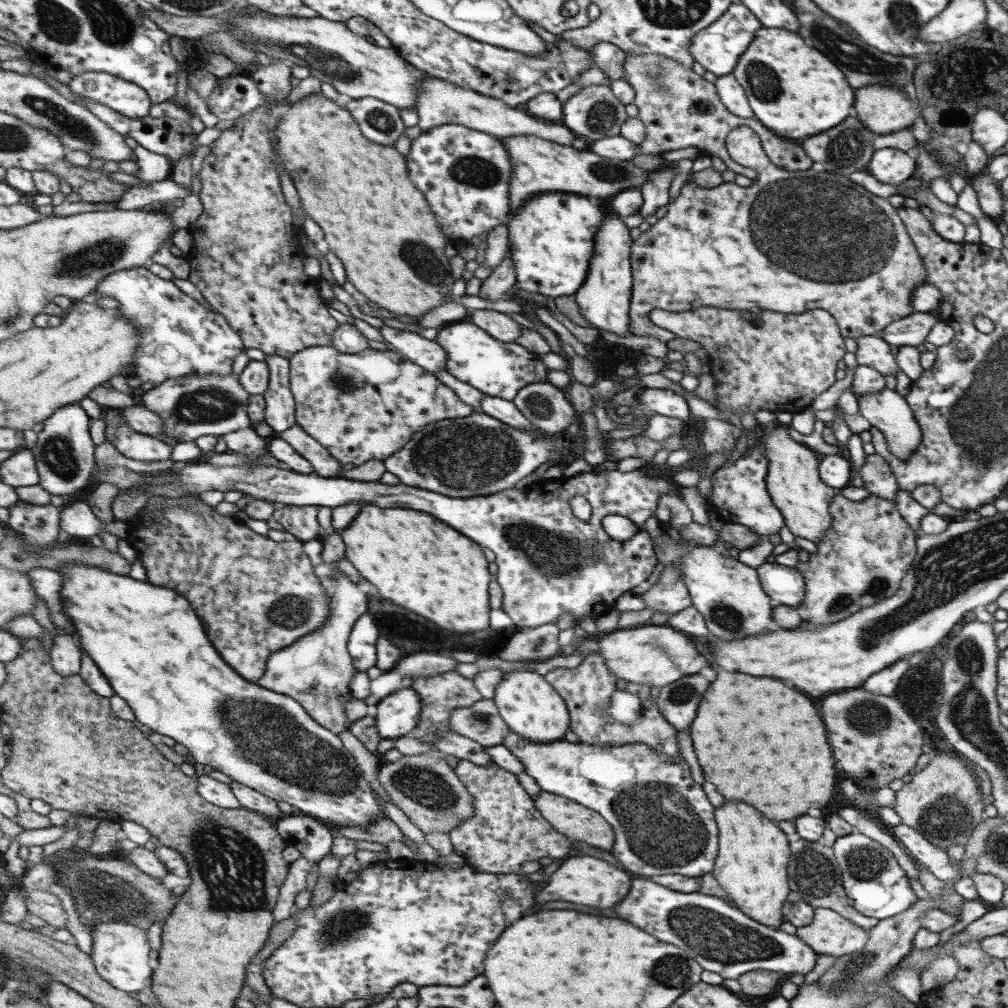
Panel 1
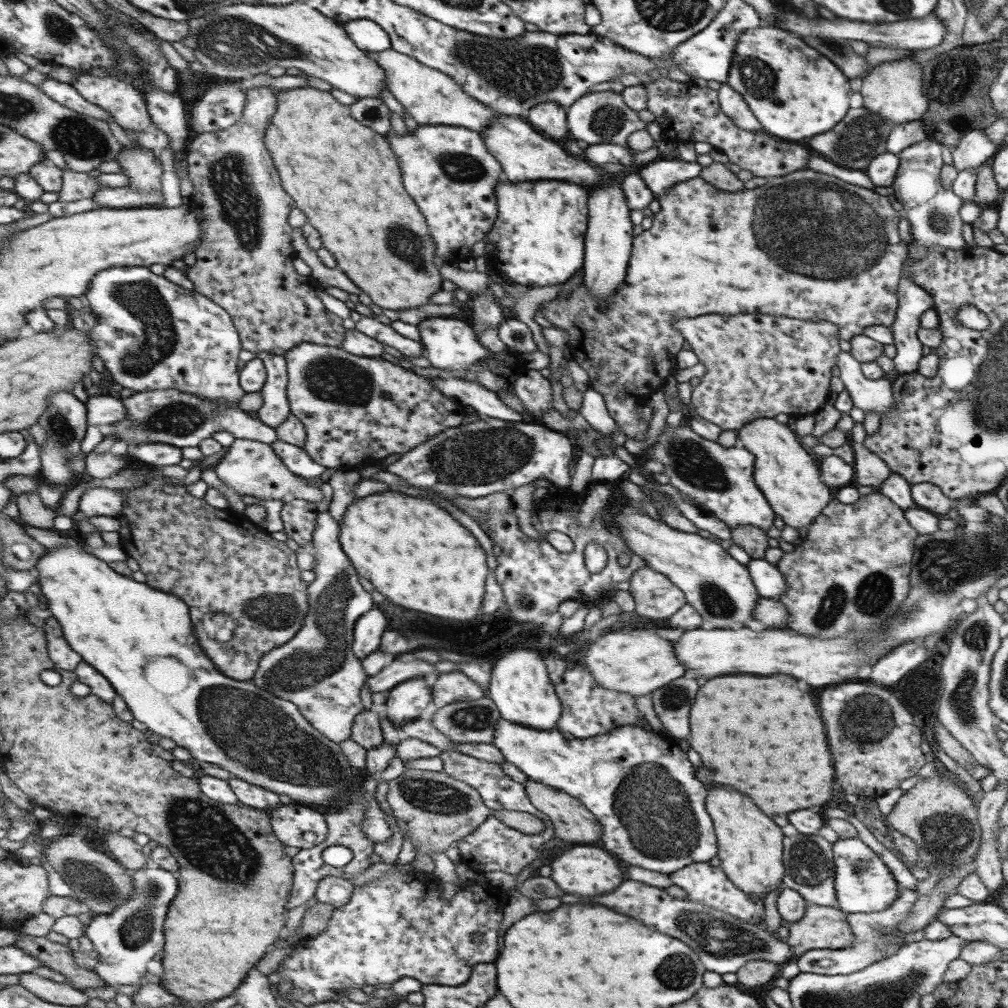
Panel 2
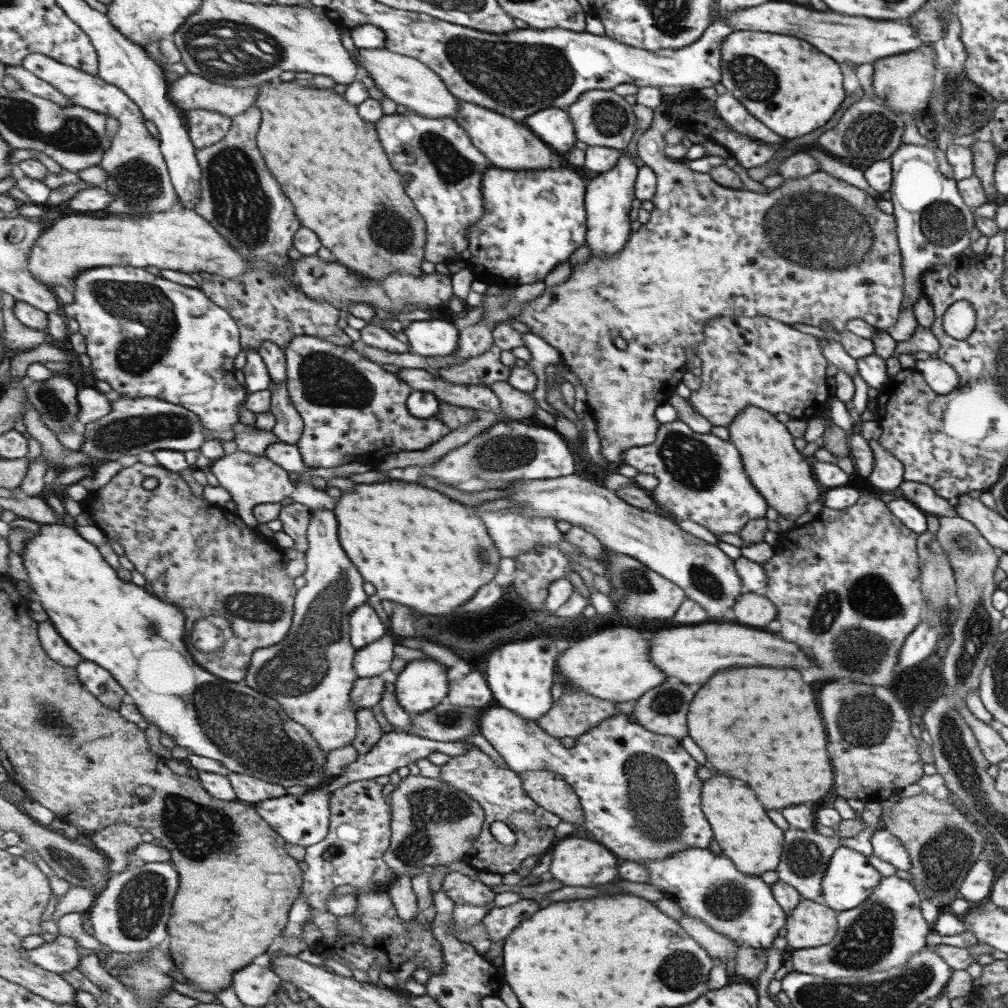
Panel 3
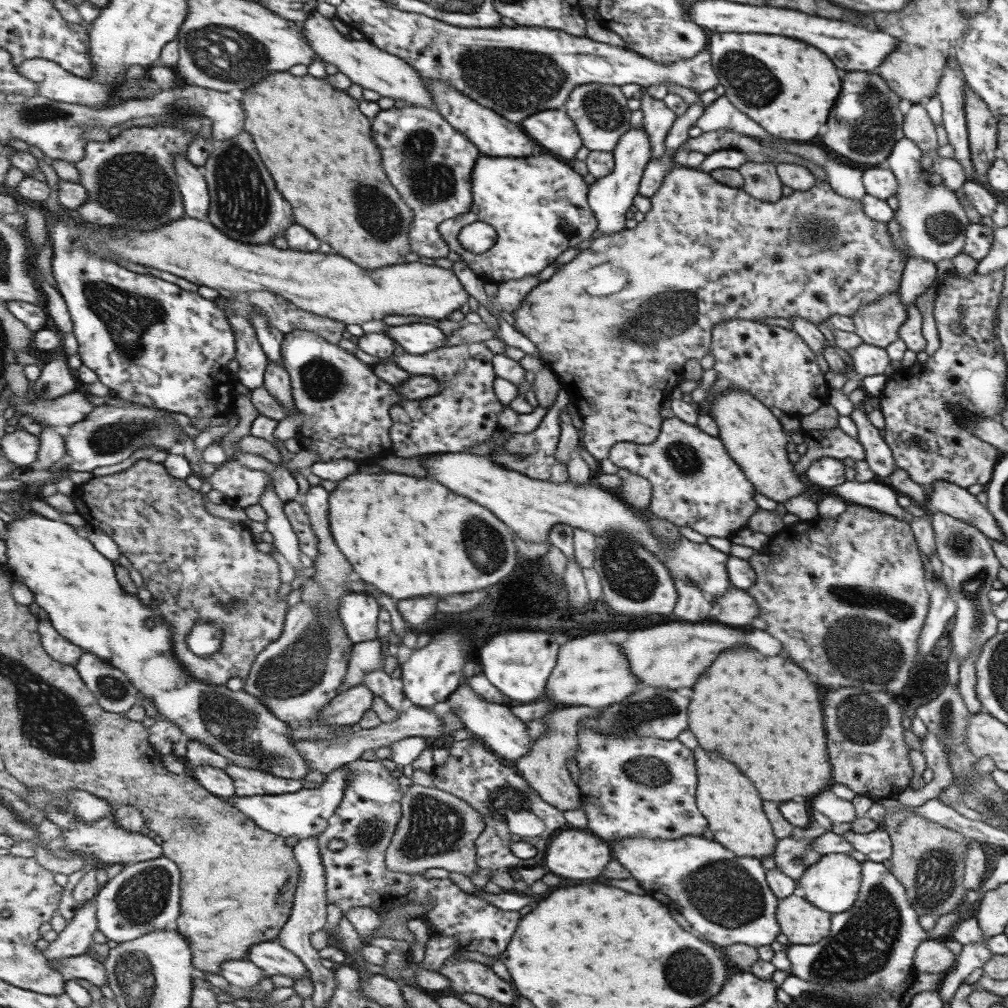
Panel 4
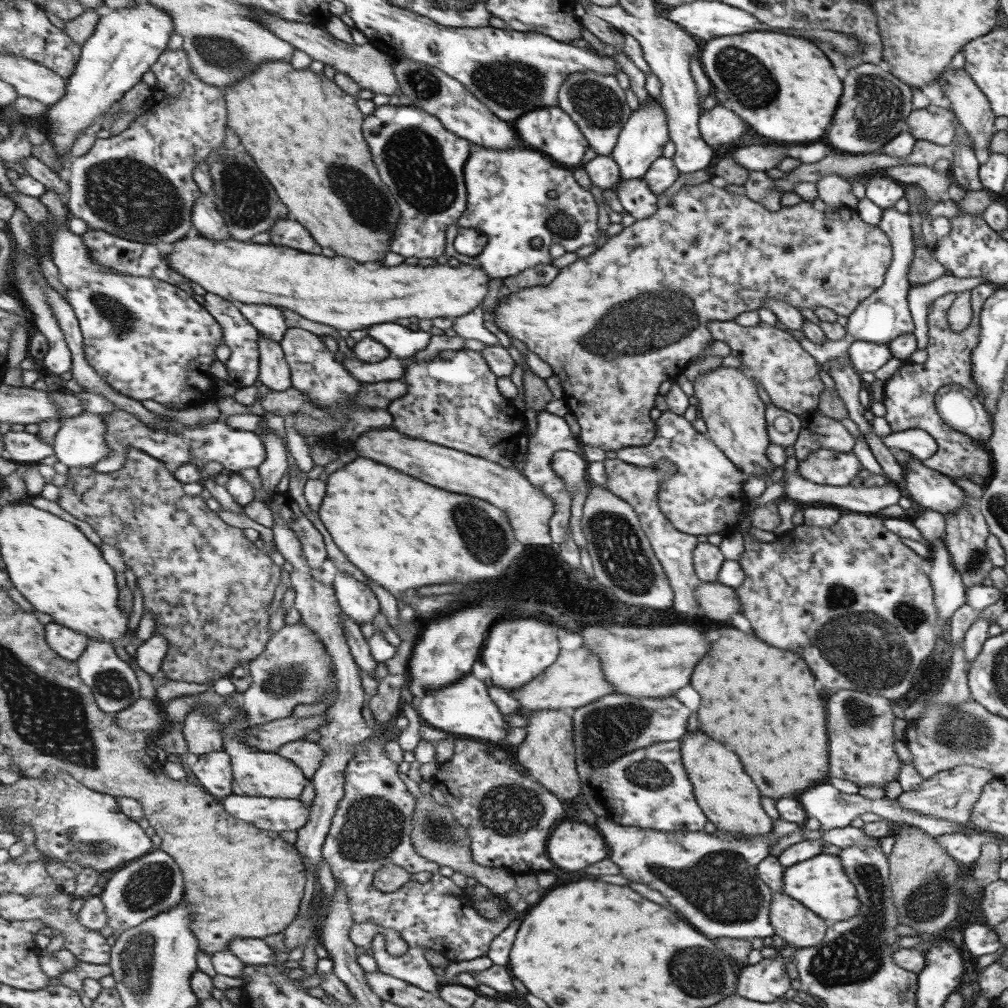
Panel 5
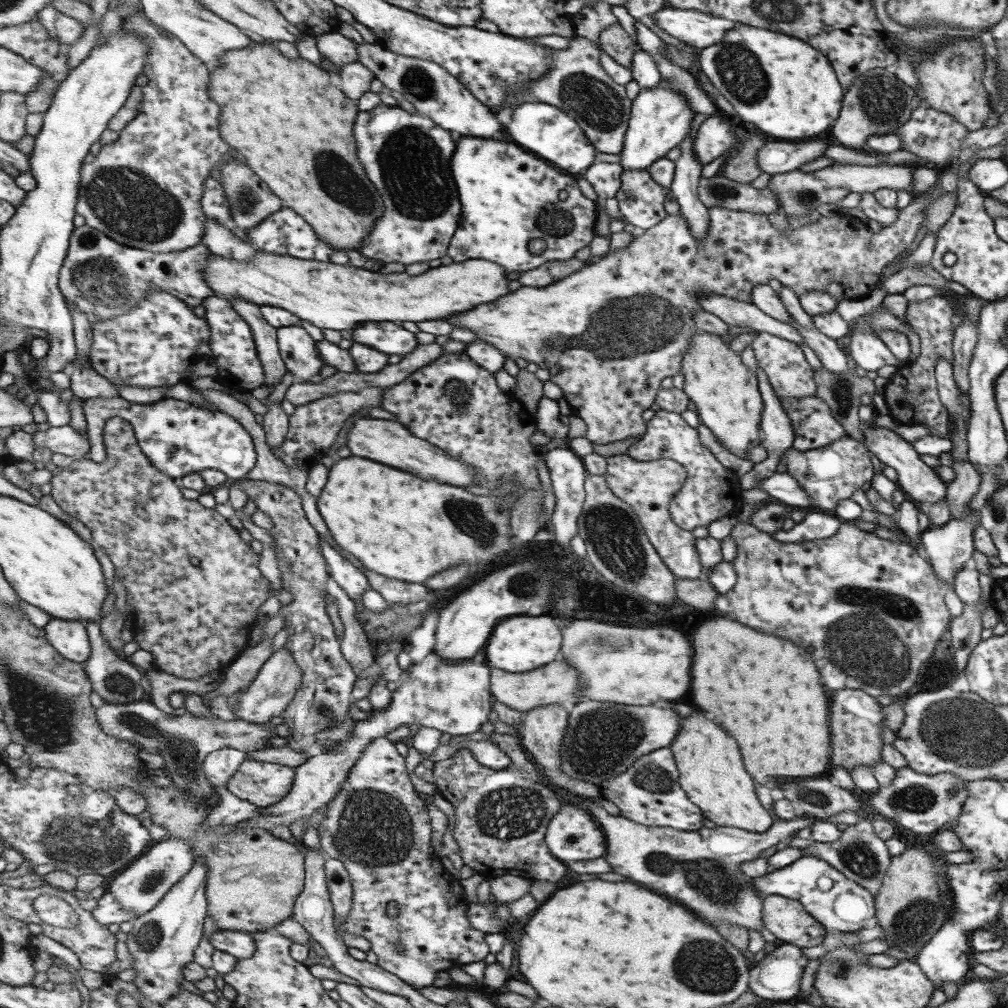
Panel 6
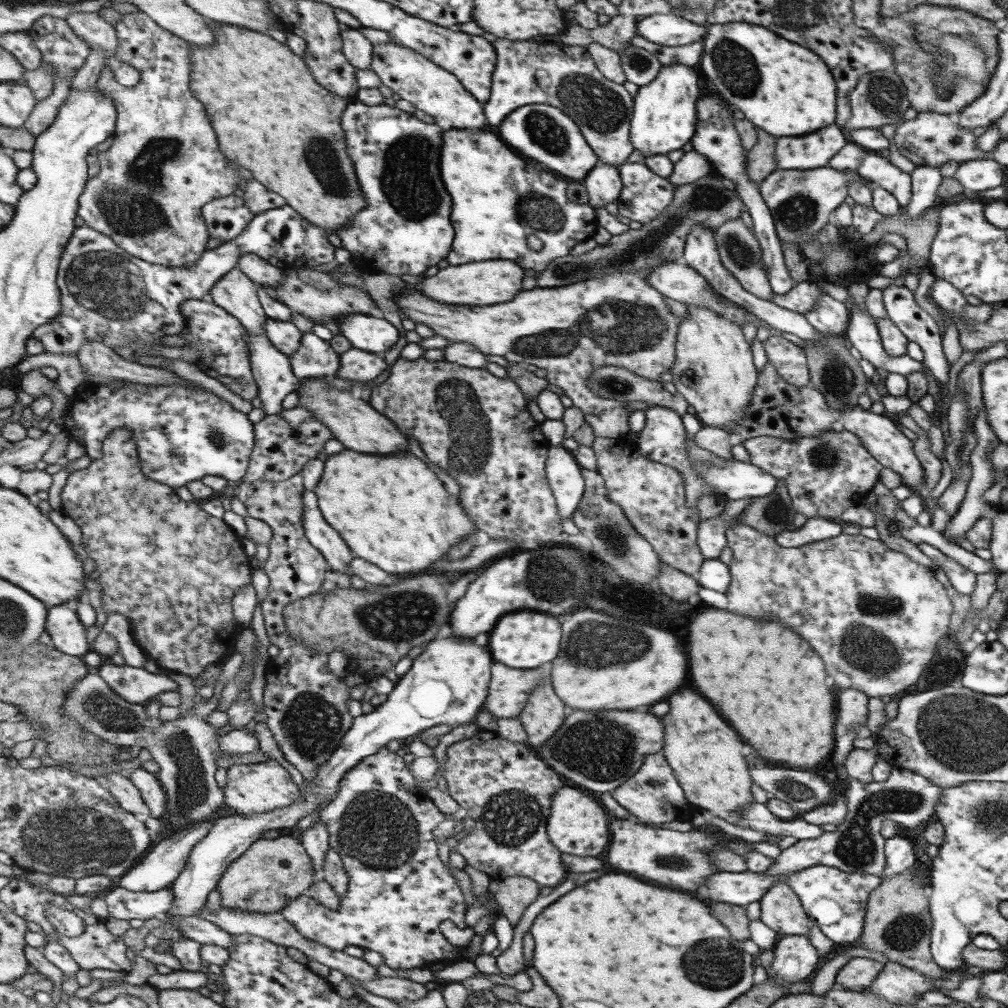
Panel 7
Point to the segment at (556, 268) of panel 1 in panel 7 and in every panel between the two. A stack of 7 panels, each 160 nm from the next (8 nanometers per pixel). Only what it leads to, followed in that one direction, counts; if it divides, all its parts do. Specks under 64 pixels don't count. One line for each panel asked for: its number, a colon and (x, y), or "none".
2: (539, 233)
3: (534, 220)
4: (540, 207)
5: (515, 196)
6: (506, 192)
7: (497, 202)

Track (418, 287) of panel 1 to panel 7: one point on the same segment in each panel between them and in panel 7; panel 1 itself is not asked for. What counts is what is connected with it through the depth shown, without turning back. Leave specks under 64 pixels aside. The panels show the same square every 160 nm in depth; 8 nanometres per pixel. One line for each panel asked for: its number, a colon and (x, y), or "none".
2: (348, 180)
3: (328, 159)
4: (320, 145)
5: (306, 132)
6: (294, 125)
7: (273, 118)

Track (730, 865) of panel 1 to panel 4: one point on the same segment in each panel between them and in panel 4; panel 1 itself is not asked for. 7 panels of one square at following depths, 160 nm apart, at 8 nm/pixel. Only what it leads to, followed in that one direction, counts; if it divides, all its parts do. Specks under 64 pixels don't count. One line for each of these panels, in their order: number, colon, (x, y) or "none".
2: (750, 846)
3: (744, 834)
4: (729, 801)

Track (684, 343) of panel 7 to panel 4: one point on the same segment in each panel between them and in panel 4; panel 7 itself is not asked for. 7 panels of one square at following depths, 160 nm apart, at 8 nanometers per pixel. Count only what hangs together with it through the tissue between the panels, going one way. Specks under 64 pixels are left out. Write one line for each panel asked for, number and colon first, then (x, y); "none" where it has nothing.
4: (753, 437)
5: (728, 404)
6: (725, 393)

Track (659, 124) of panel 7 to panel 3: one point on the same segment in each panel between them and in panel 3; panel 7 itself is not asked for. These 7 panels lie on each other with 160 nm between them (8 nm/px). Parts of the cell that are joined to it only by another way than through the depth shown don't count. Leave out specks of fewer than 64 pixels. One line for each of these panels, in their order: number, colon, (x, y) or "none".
3: (610, 196)
4: (611, 197)
5: (641, 142)
6: (660, 120)

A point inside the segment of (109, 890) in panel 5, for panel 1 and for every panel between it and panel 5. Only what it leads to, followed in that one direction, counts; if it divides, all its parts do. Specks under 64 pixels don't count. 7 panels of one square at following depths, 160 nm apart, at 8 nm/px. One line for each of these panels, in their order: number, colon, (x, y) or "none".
1: (120, 950)
2: (125, 940)
3: (131, 915)
4: (144, 897)

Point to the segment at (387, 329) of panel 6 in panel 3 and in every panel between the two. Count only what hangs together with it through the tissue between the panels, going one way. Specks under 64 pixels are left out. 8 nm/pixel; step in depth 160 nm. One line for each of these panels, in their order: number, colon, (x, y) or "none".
3: (433, 337)
4: (417, 338)
5: (406, 341)

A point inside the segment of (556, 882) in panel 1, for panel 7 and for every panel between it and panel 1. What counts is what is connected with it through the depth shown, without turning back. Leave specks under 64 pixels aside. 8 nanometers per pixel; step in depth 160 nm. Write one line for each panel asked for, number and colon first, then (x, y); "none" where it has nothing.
2: (583, 869)
3: (575, 860)
4: (573, 853)
5: (574, 845)
6: (575, 834)
7: (579, 825)

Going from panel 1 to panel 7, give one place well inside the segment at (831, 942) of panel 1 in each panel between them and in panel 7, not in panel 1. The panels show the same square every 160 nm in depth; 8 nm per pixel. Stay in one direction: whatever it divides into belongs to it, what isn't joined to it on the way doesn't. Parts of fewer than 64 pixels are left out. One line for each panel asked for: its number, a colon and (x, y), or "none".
2: (820, 927)
3: (810, 923)
4: (802, 923)
5: (790, 920)
6: (786, 919)
7: (780, 909)

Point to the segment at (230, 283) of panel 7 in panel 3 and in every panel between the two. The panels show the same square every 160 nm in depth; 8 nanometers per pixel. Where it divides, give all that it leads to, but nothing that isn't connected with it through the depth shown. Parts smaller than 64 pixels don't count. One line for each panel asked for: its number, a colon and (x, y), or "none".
3: (289, 427)
4: (278, 381)
5: (275, 373)
6: (266, 335)

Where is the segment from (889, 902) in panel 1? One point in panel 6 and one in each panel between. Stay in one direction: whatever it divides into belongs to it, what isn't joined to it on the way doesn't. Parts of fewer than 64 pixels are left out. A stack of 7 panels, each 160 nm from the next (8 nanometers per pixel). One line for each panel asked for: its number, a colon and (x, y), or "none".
2: (862, 884)
3: (848, 880)
4: (831, 884)
5: (819, 883)
6: (838, 904)

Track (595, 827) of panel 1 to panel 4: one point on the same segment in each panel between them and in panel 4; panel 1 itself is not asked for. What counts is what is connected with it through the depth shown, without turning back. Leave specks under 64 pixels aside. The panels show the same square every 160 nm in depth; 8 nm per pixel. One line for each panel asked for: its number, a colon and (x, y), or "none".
2: (574, 822)
3: (549, 789)
4: (546, 767)

